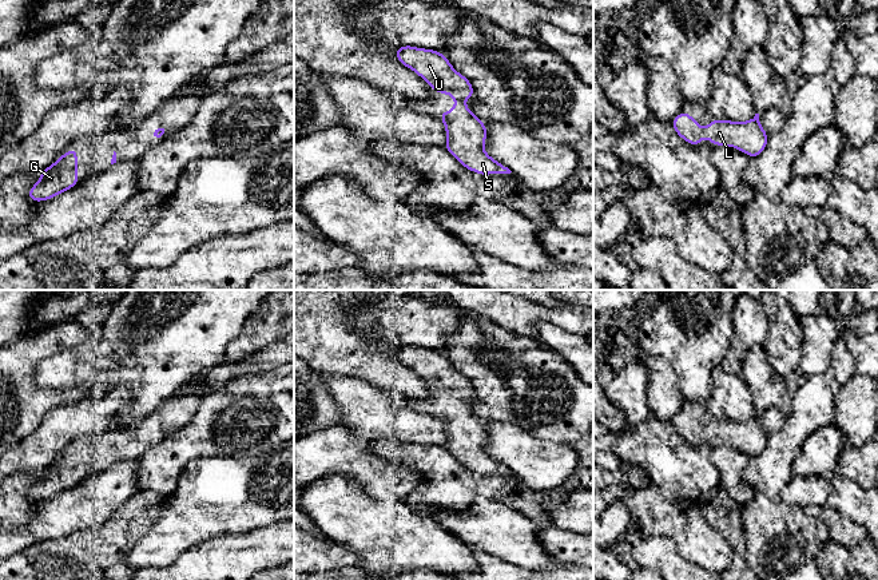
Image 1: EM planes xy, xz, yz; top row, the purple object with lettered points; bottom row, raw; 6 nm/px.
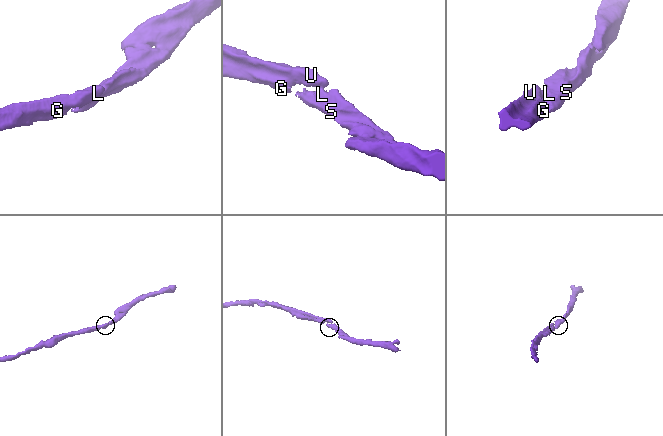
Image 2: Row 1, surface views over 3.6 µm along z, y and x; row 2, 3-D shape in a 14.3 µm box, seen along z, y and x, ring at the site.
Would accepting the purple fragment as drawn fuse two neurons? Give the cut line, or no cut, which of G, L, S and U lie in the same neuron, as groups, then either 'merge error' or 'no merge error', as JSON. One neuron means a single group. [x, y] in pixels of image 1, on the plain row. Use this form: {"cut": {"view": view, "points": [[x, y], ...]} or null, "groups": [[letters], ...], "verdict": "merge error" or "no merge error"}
{"cut": null, "groups": [["G", "L", "S", "U"]], "verdict": "no merge error"}

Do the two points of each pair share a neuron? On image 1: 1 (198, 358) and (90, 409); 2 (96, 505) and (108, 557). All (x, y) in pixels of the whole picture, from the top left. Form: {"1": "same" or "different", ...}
{"1": "different", "2": "different"}

